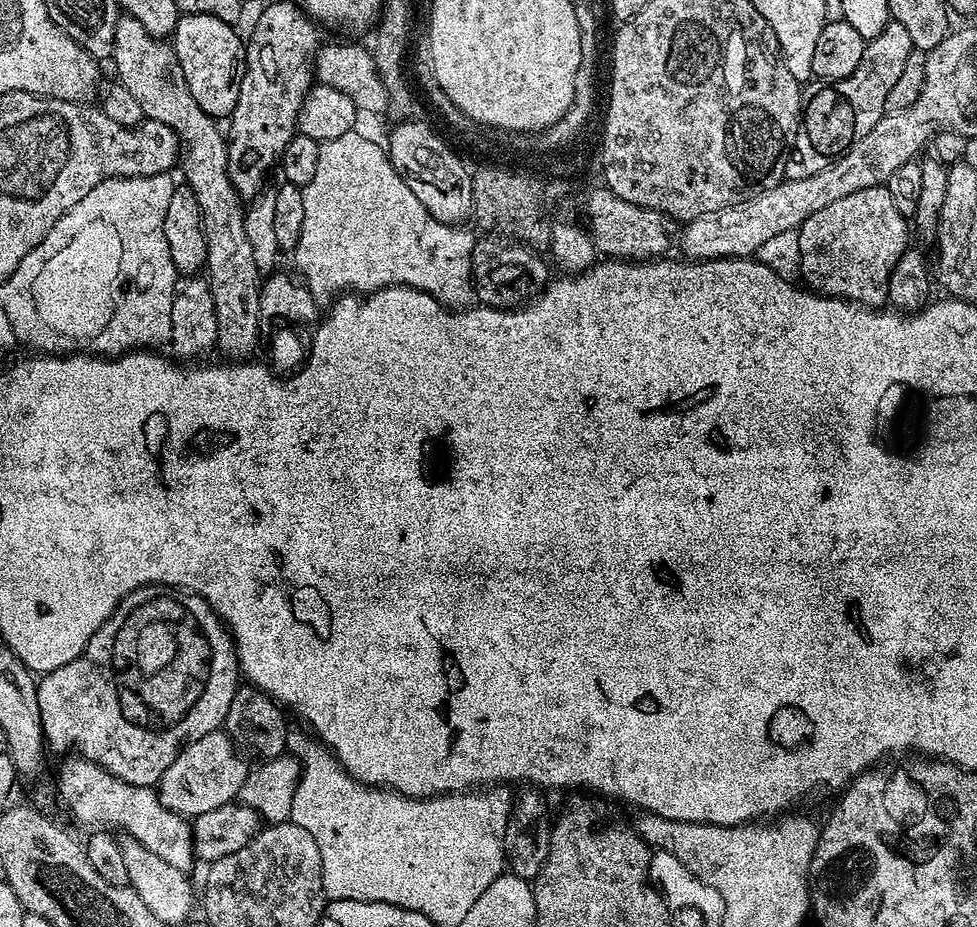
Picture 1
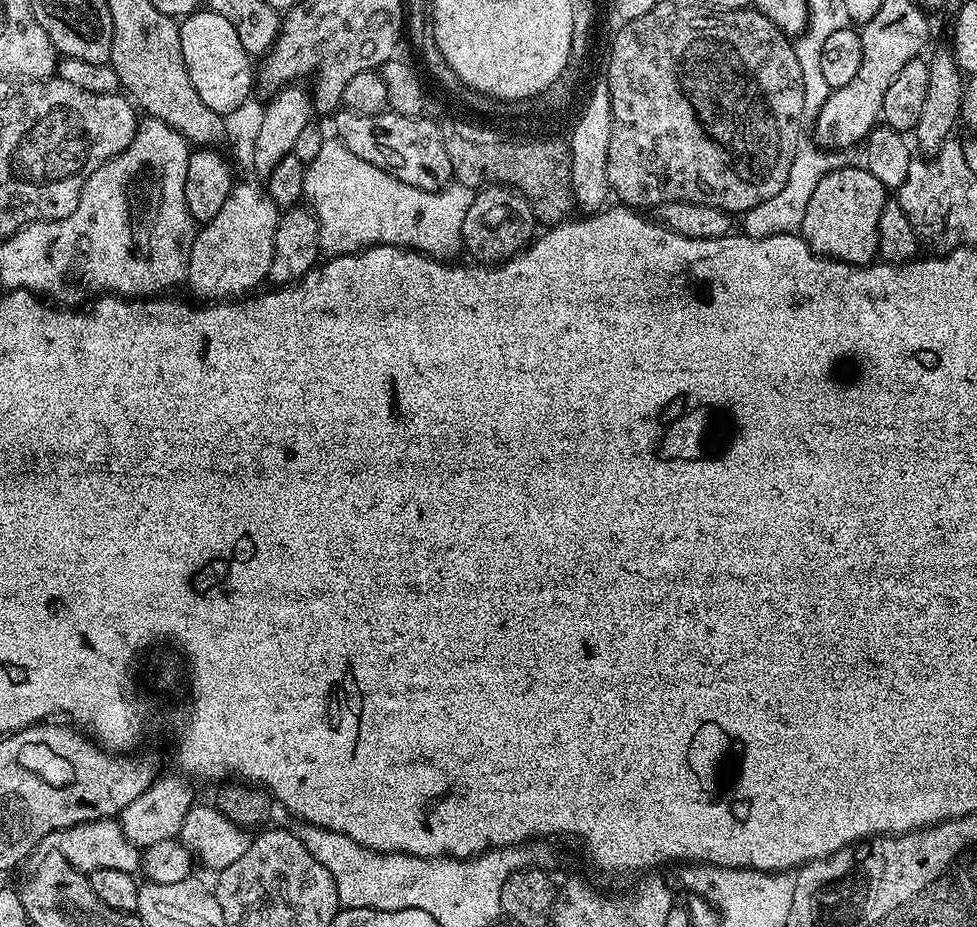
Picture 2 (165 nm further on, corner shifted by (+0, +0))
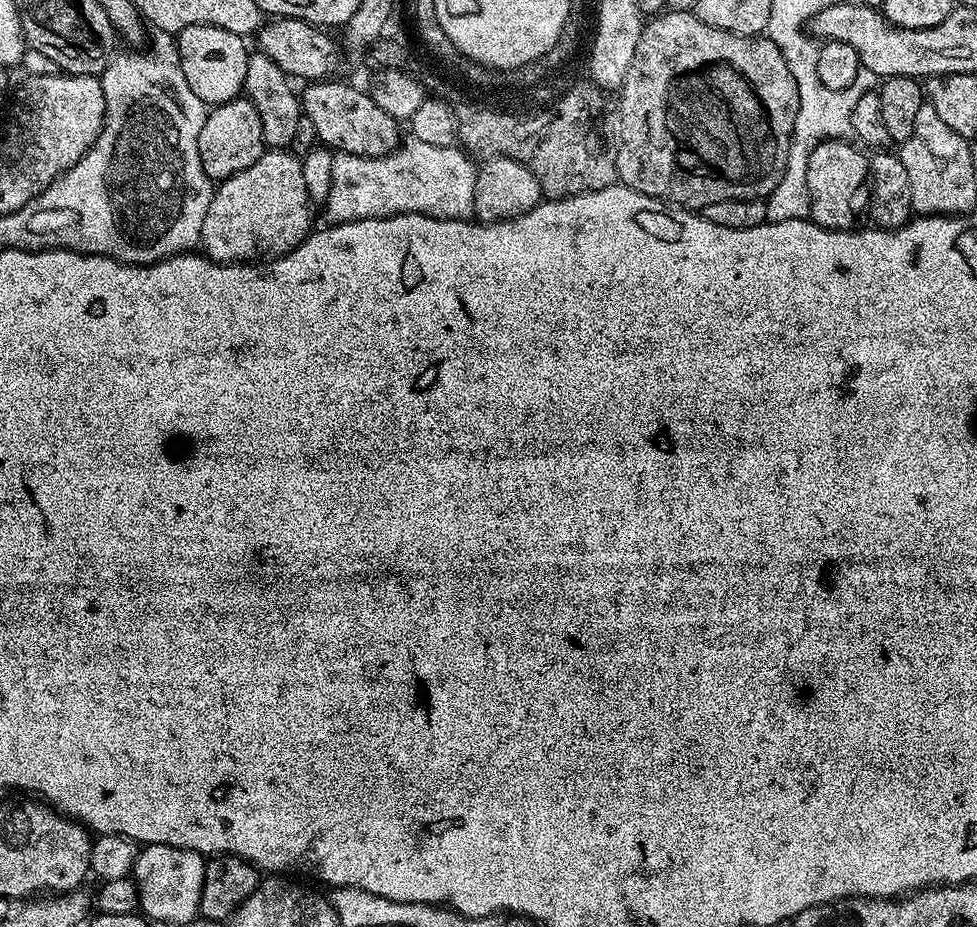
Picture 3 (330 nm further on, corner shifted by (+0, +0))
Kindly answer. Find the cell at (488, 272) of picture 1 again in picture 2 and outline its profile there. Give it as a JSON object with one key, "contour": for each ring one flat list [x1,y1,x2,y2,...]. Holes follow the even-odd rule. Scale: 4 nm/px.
{"contour":[[490,184,473,195,470,210,466,210,466,219,462,222,462,248,476,259,473,261,495,266,519,256,532,243,537,232,536,216,528,199,518,189,506,184]]}

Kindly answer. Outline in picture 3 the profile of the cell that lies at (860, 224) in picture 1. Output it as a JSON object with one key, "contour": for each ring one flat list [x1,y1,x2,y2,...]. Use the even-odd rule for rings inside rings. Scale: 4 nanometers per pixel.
{"contour":[[824,140,810,154,806,190,810,194,810,219,818,226,847,232,861,223,860,216,862,220,867,213,870,195,869,157,863,154,855,143,847,140]]}

